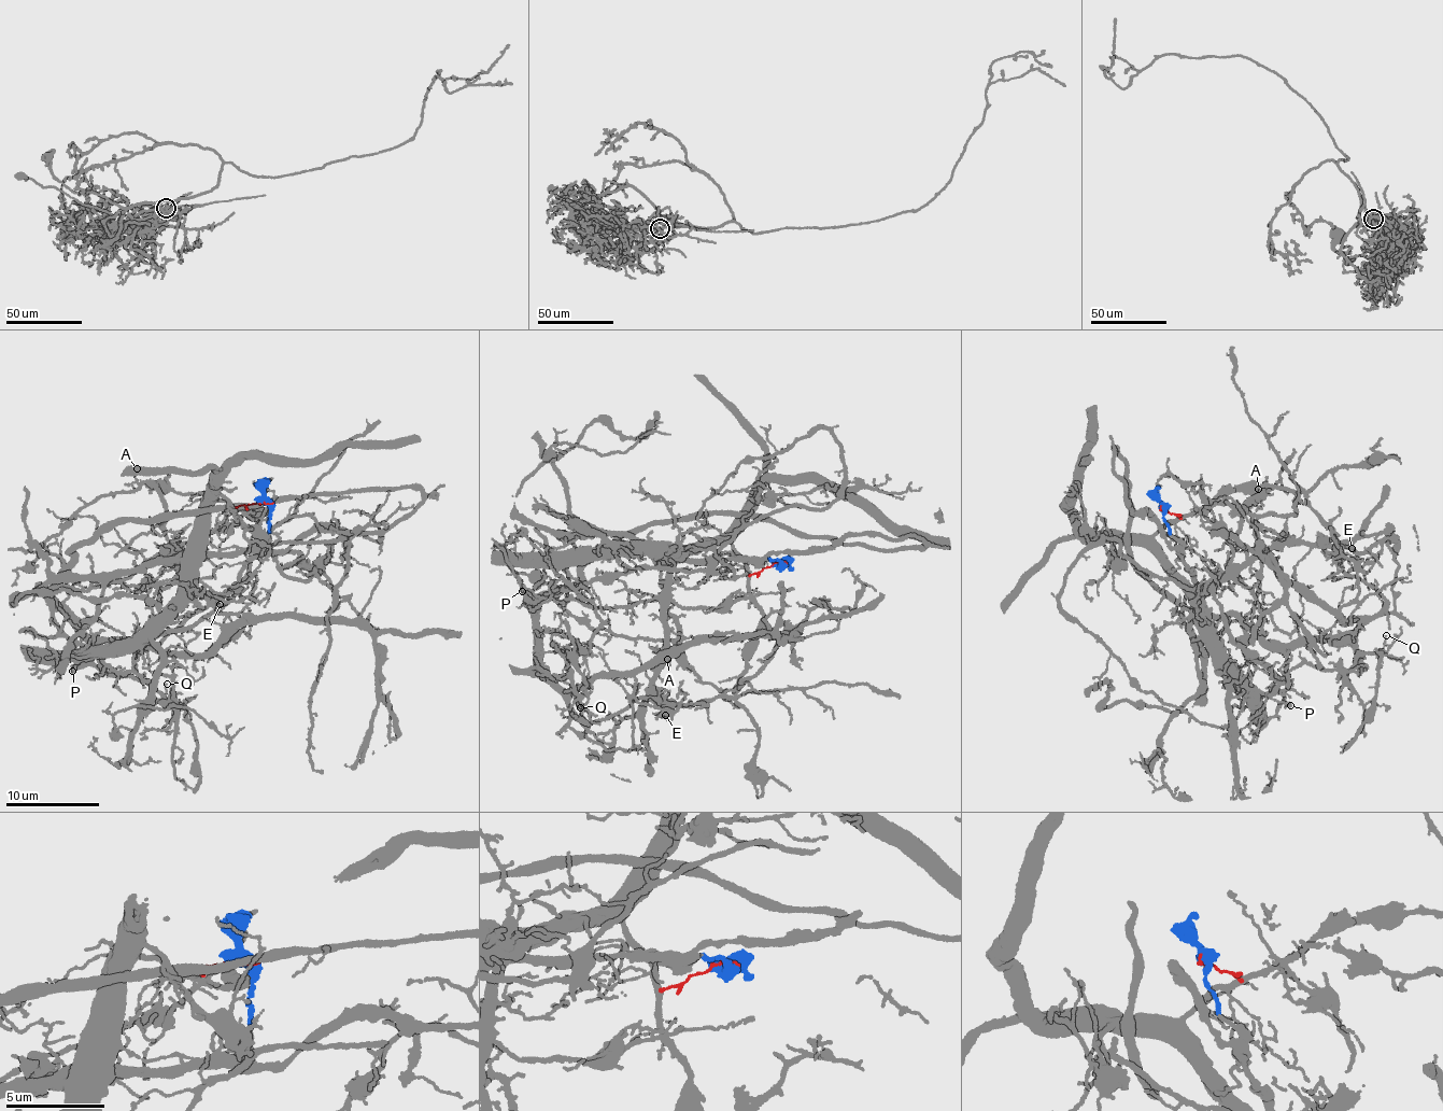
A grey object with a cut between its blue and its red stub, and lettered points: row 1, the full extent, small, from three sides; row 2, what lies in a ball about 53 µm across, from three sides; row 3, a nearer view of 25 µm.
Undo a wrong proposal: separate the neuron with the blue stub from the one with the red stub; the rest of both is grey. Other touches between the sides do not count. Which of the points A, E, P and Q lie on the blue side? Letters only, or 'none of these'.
P, Q

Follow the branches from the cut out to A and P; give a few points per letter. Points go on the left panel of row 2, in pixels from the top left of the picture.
A: (264, 503), (229, 509), (211, 530), (203, 560), (178, 557), (166, 535), (165, 497), (140, 483), (137, 469)
P: (264, 501), (279, 550), (387, 529), (422, 500), (281, 497), (99, 528), (53, 601), (81, 648), (73, 672)

